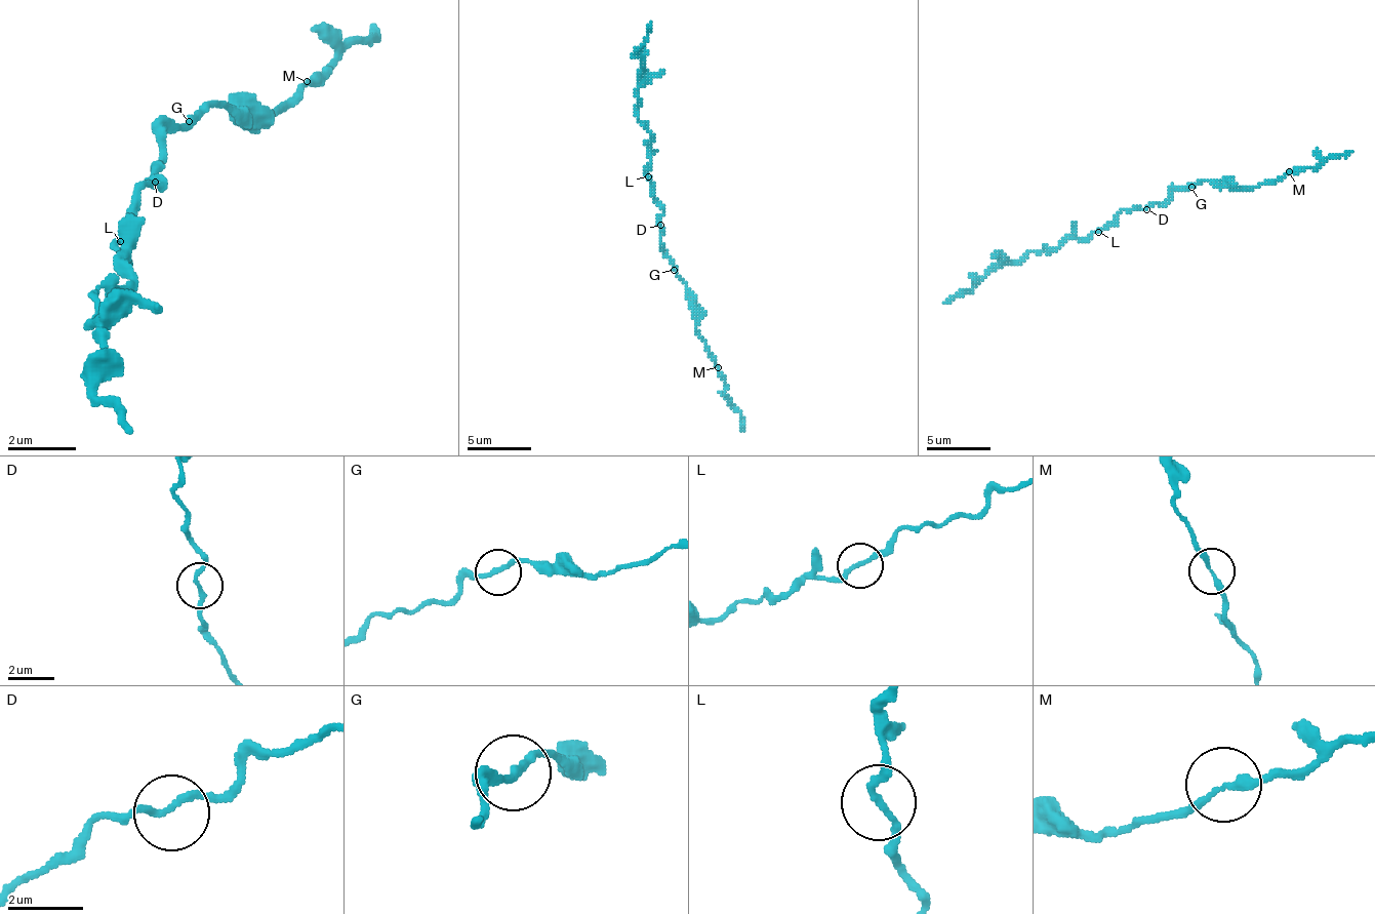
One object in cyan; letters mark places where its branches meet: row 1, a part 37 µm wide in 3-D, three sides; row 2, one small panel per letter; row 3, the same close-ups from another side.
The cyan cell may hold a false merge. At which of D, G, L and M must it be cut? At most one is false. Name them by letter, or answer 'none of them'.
none of them

